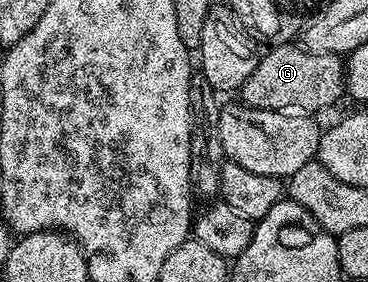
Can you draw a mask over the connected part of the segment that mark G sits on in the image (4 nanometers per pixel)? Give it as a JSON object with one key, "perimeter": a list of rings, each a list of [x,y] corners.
{"perimeter":[[[281,43],[261,54],[258,69],[246,77],[238,95],[243,106],[257,107],[263,111],[317,113],[323,107],[330,106],[339,91],[341,94],[345,90],[346,79],[341,71],[341,56],[318,55],[300,45]]]}

